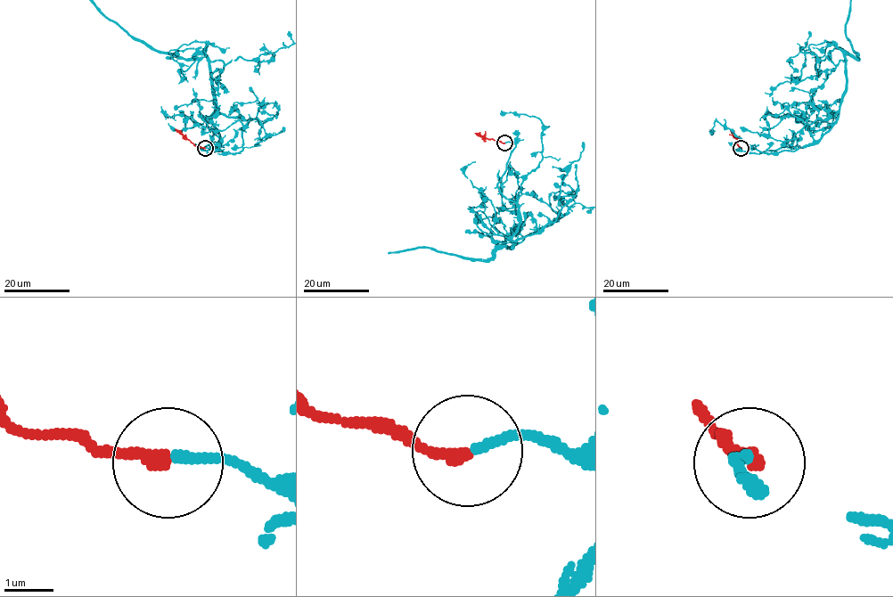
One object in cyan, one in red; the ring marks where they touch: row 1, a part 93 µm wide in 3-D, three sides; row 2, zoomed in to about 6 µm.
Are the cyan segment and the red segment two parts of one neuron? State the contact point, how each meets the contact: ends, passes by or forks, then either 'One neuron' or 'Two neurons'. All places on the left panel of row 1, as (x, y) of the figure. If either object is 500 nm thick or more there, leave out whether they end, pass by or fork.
Place: (205, 148). At the ring cyan ends. At the ring red ends. One neuron

